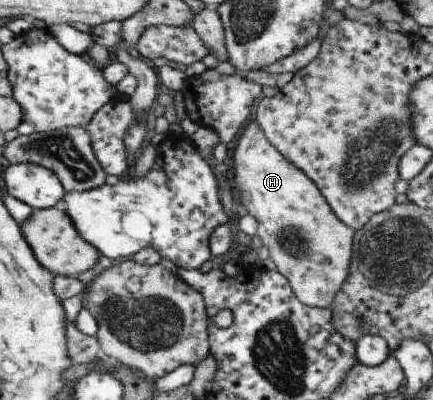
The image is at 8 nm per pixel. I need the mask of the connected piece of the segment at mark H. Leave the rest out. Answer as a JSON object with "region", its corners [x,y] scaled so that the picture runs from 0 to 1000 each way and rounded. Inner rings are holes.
{"region":[[[591,295],[573,305],[540,360],[545,365],[536,380],[545,430],[540,448],[550,478],[550,485],[543,485],[545,510],[596,550],[596,588],[605,613],[621,623],[621,645],[635,658],[640,675],[667,695],[679,735],[700,758],[721,768],[767,770],[776,735],[790,725],[790,715],[797,715],[808,690],[822,578],[781,545],[739,470],[730,465],[730,455],[679,405],[670,405],[614,345]]]}

